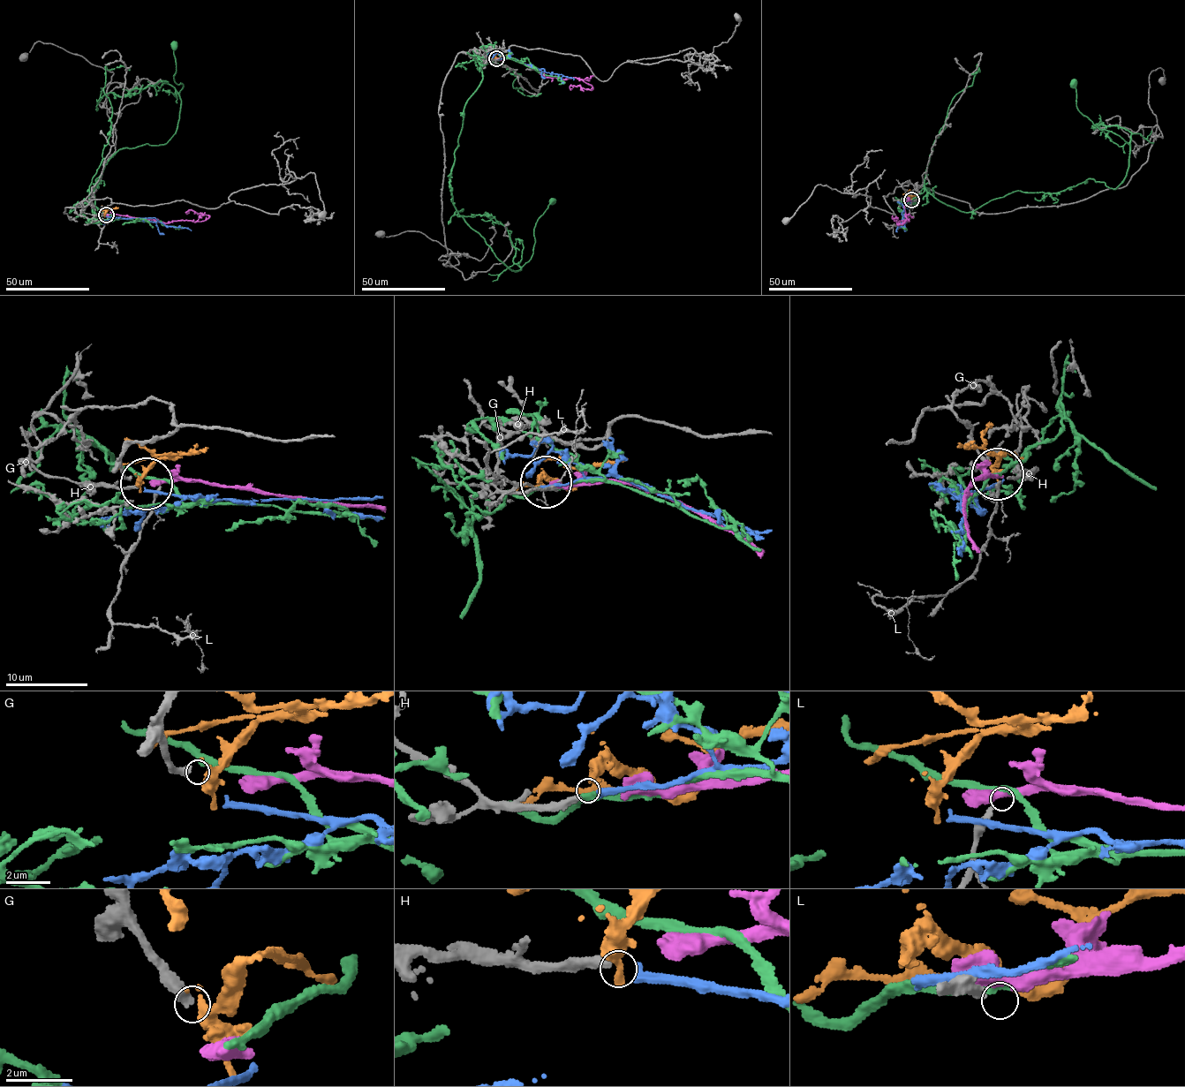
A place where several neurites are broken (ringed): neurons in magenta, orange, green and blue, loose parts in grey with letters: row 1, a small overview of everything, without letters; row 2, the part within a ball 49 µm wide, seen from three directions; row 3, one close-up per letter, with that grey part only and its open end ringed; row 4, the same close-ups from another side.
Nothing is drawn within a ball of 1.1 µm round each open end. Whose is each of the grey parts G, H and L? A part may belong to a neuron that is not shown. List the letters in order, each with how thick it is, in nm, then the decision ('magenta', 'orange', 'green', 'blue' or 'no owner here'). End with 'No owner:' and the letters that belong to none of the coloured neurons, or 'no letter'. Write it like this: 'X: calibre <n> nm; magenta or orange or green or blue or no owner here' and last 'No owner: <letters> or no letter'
G: calibre 320 nm; orange
H: calibre 280 nm; blue
L: calibre 280 nm; no owner here
No owner: L

